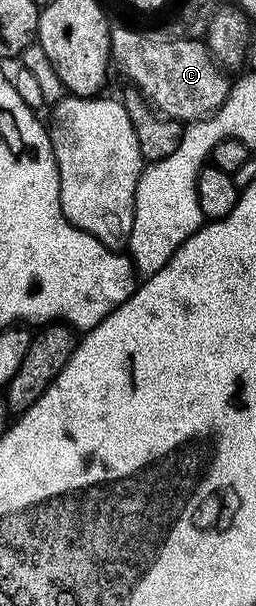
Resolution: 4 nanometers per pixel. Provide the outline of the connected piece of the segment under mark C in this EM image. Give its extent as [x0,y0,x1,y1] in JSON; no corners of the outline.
[111,27,231,122]

